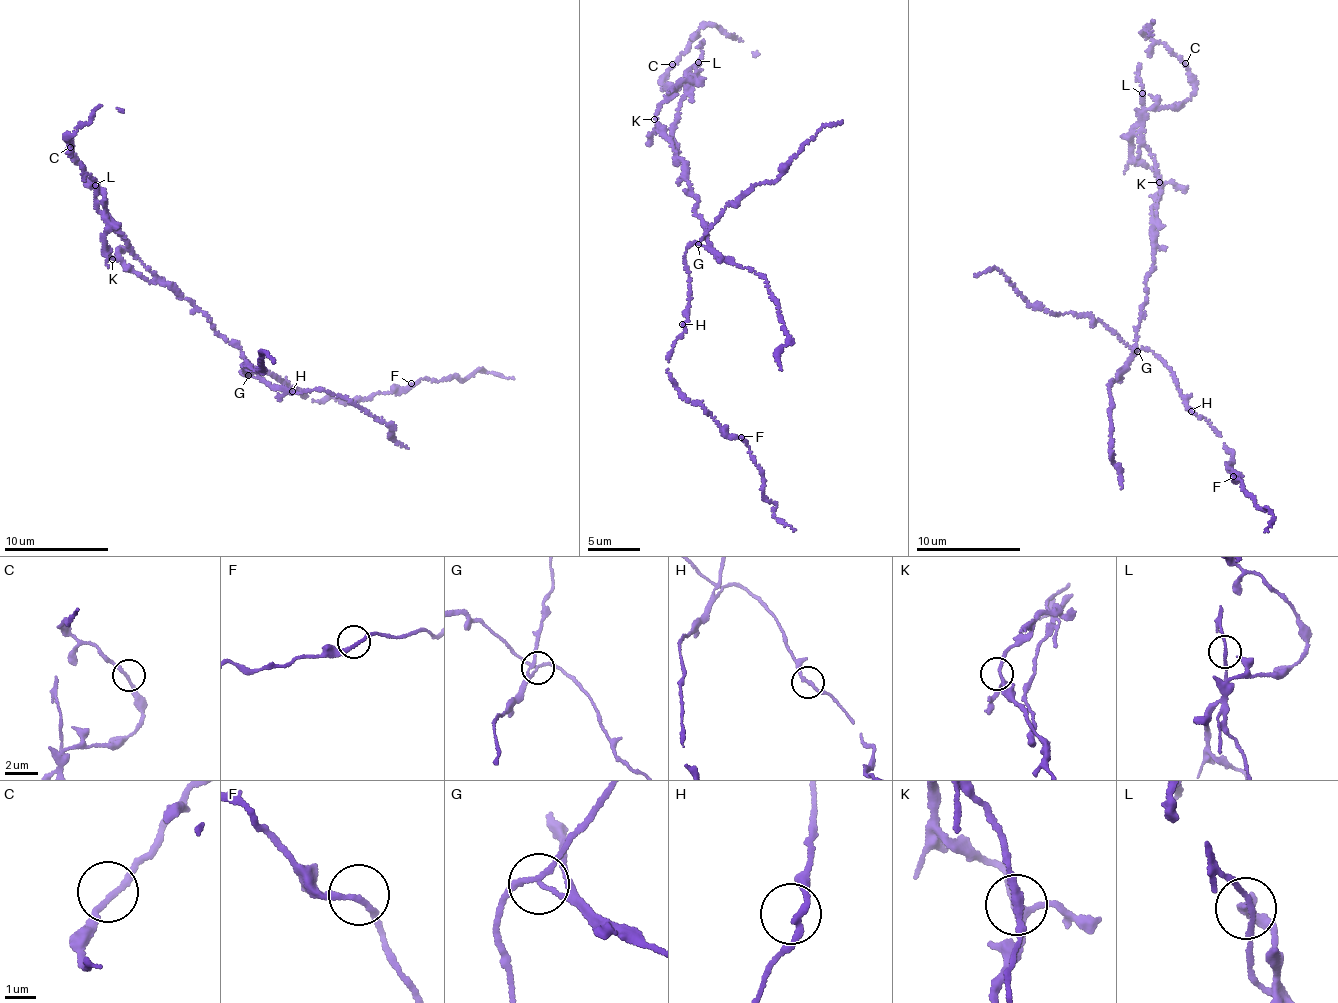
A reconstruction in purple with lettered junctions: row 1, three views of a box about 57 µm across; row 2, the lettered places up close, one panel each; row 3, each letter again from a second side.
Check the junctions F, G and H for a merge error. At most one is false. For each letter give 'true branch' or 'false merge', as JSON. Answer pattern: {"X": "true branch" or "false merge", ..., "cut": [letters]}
{"F": "true branch", "G": "false merge", "H": "true branch", "cut": ["G"]}

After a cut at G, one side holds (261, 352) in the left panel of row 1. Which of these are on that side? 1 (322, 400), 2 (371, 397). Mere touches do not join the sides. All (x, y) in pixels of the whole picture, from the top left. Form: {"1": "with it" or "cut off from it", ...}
{"1": "with it", "2": "with it"}

